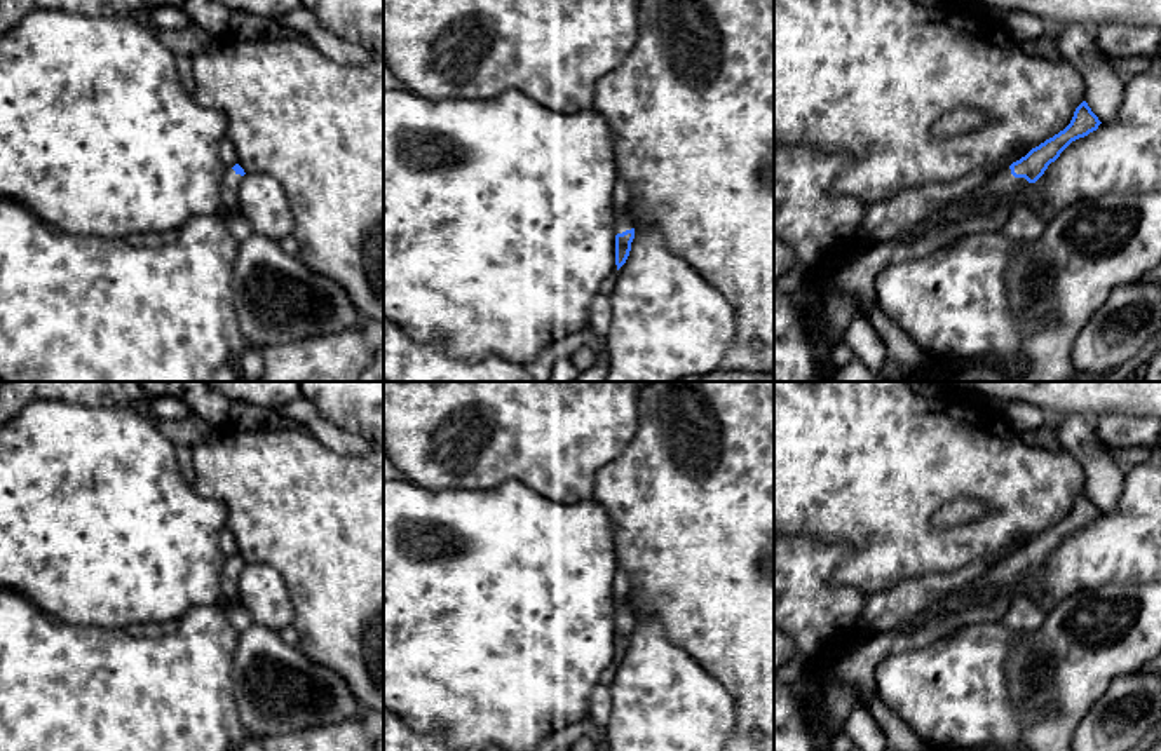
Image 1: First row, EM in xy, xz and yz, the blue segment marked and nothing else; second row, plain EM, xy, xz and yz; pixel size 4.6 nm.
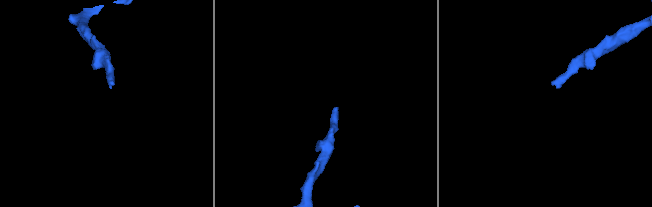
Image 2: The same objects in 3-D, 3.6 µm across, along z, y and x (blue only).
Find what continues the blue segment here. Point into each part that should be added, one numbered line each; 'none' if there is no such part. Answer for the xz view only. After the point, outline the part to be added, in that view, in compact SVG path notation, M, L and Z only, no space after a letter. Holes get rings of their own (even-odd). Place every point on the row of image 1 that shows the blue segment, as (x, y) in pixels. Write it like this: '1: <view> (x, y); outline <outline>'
1: xz (623, 222); outline M628 209L622 211L621 214L615 214L615 235L631 228L635 228L635 221Z

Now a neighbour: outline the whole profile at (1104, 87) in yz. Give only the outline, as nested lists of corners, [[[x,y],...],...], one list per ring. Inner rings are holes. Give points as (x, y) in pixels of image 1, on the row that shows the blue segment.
[[[1076,23],[1056,28],[1056,45],[1062,58],[1083,77],[1084,101],[1091,112],[1102,124],[1116,122],[1126,84],[1098,49],[1093,30]]]

